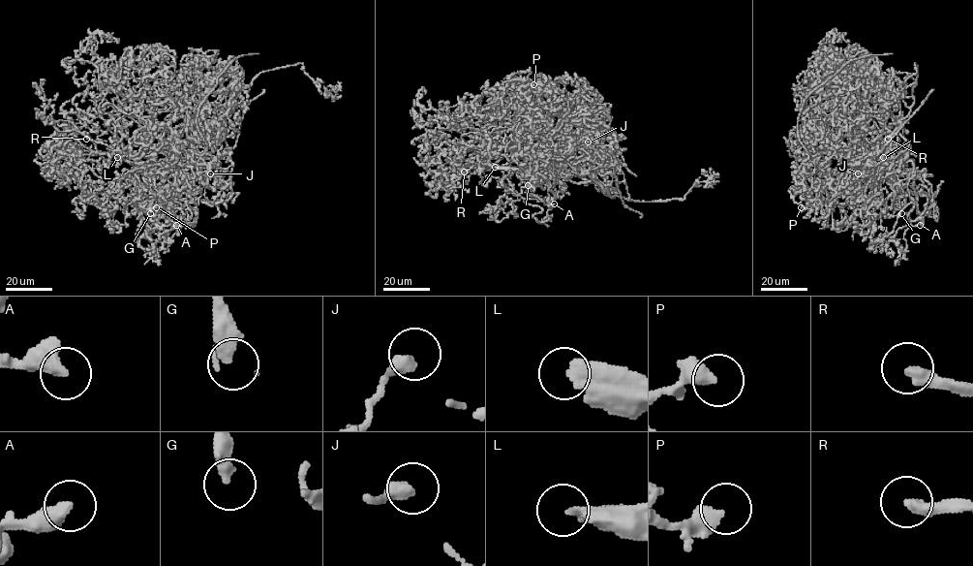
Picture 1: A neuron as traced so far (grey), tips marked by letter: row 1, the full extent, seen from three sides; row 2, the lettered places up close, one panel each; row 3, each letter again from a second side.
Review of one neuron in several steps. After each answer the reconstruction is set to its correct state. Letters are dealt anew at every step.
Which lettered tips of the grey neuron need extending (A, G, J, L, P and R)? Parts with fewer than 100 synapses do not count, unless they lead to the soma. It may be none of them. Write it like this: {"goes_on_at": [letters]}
{"goes_on_at": ["L"]}

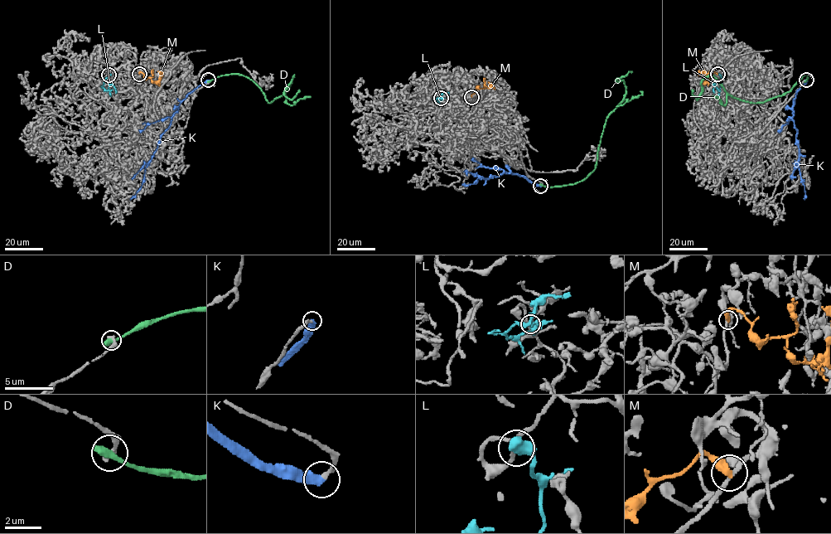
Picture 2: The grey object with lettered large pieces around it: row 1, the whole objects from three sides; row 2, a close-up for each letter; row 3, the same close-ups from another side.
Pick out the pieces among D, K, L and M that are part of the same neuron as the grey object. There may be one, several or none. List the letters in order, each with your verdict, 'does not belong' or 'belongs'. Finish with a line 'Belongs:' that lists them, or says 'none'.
D: does not belong
K: does not belong
L: belongs
M: does not belong
Belongs: L

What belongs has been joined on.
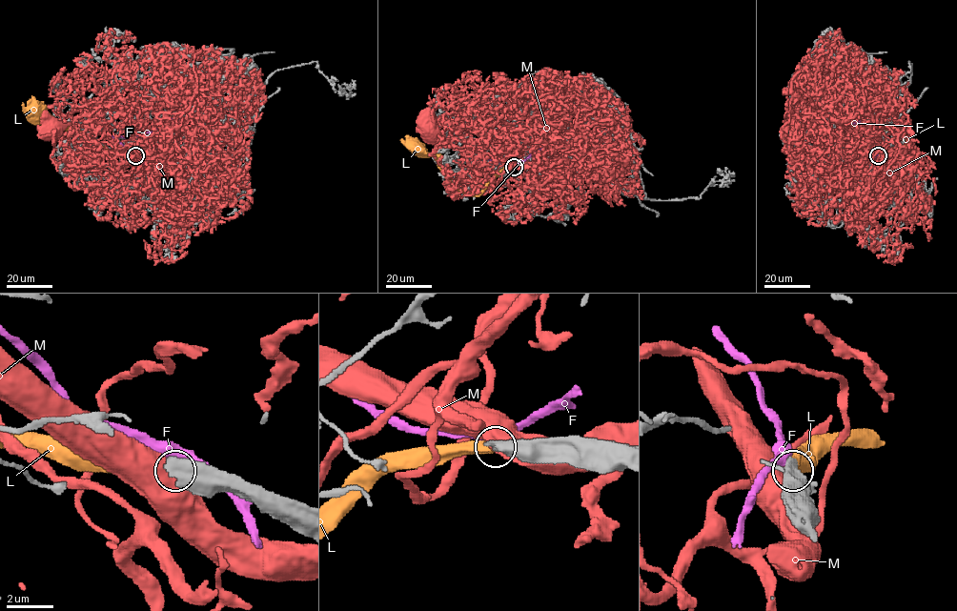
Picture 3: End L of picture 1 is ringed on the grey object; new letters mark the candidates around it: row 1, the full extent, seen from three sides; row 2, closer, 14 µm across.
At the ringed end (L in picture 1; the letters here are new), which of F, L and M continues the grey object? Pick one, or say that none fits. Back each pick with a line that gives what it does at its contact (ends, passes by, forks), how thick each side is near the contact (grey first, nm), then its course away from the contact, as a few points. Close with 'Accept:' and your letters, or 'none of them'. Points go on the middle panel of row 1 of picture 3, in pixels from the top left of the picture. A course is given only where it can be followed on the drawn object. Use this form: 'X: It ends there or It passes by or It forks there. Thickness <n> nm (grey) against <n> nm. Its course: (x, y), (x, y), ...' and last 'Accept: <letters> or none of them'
L: It ends there. Thickness 700 nm (grey) against 650 nm. Its course: (514, 167), (503, 168), (477, 194), (467, 193), (453, 185), (434, 156), (419, 146), (414, 147)
Accept: L

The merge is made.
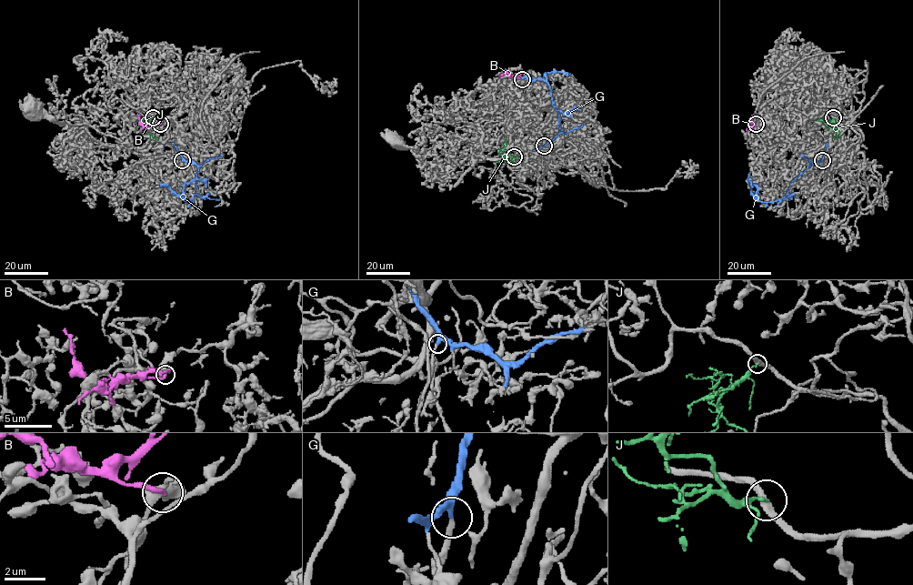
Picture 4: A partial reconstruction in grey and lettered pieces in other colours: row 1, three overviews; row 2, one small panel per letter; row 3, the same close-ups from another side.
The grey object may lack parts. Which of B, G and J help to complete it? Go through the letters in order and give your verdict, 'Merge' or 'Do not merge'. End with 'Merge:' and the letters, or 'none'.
B: Do not merge
G: Do not merge
J: Do not merge
Merge: none

